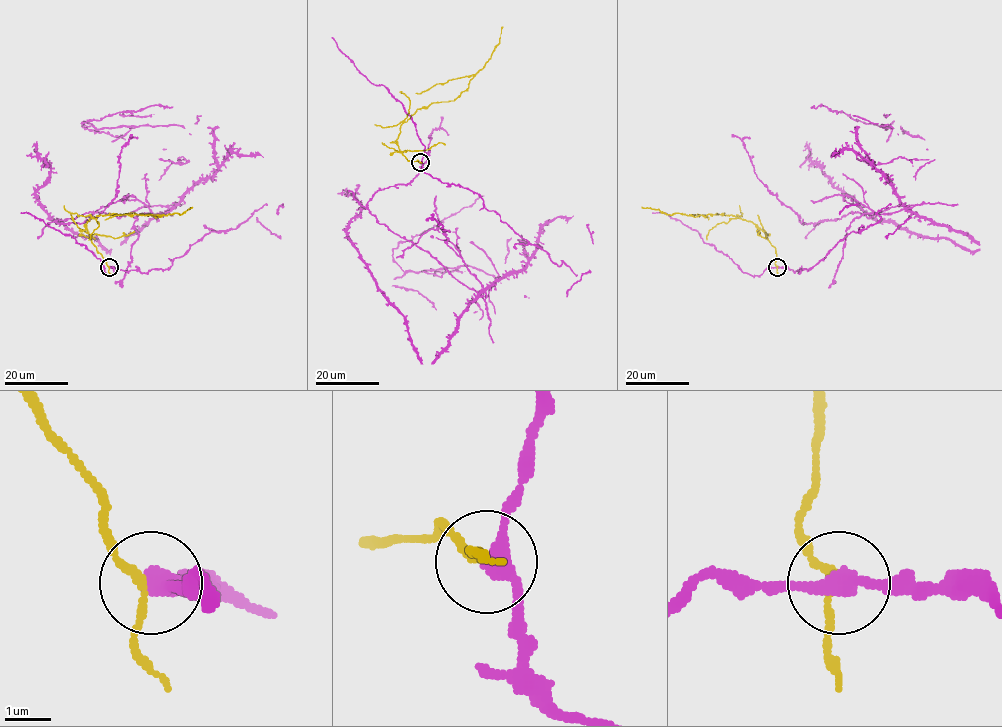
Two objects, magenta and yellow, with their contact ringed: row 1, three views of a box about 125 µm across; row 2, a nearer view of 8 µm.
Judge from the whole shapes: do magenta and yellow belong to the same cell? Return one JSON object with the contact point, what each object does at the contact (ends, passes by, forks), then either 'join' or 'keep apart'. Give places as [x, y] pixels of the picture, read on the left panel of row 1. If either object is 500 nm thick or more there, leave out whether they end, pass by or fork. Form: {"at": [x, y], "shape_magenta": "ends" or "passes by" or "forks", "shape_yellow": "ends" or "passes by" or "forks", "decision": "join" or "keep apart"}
{"at": [109, 267], "shape_magenta": "passes by", "shape_yellow": "passes by", "decision": "keep apart"}

